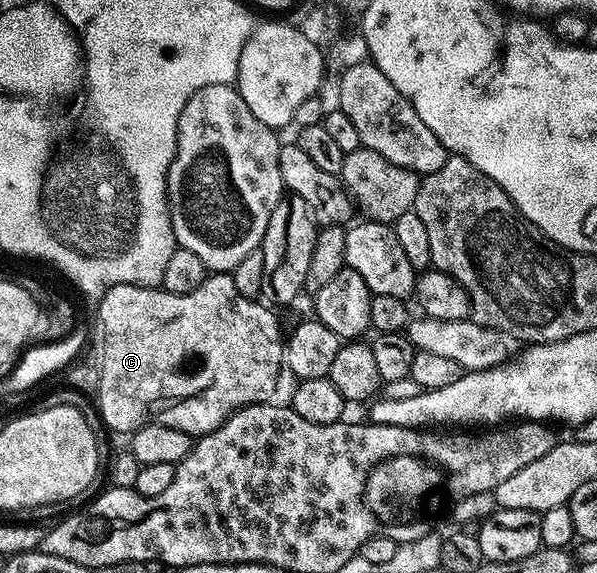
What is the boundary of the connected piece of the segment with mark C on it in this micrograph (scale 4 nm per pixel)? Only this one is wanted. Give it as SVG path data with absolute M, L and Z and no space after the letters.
M209 274L208 279L202 281L202 285L198 285L198 289L194 289L194 293L170 293L169 291L161 289L159 286L138 287L136 285L129 285L128 283L119 283L118 285L111 287L105 295L99 296L98 303L100 303L100 327L104 330L102 344L105 347L105 357L103 358L101 367L101 385L98 392L98 406L100 408L100 415L104 419L104 425L108 428L109 432L116 433L116 431L125 431L125 433L131 433L136 431L139 427L143 427L146 421L151 421L154 423L161 423L162 425L170 425L170 429L182 429L182 433L186 433L193 437L209 435L211 431L217 431L217 429L221 427L221 425L223 425L234 412L242 410L243 407L249 407L255 403L271 403L277 398L276 386L280 383L280 367L282 371L282 368L285 366L284 353L286 350L285 340L282 337L280 340L280 319L270 308L263 307L263 305L260 304L260 301L242 297L242 293L238 293L238 285L234 285L231 274Z

